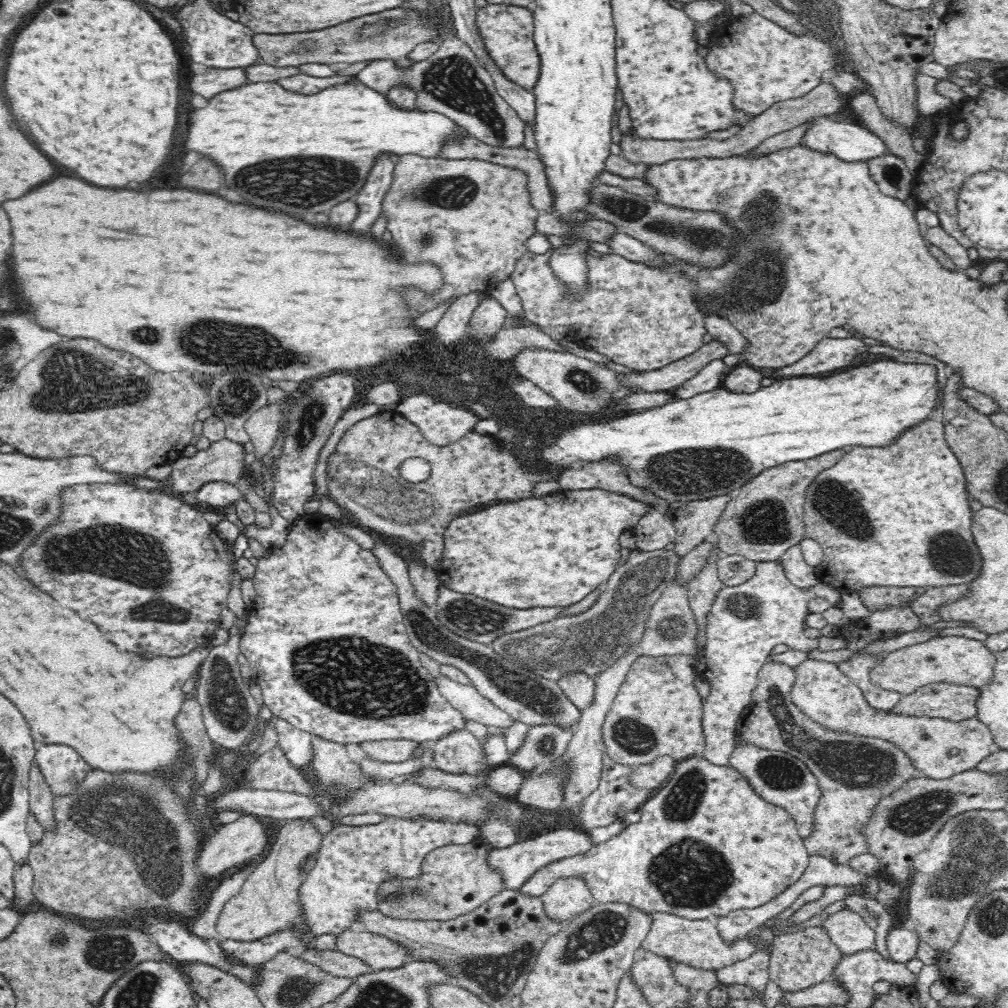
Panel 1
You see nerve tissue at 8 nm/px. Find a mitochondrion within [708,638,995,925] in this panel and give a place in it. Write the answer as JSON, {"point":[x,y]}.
{"point":[856,764]}

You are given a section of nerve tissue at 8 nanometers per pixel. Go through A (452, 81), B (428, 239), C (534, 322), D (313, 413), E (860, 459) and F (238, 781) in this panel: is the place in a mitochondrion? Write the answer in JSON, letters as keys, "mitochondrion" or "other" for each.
{"A":"mitochondrion","B":"mitochondrion","C":"other","D":"mitochondrion","E":"other","F":"other"}

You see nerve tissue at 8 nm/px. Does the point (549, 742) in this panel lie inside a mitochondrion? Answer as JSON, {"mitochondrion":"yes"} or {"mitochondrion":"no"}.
{"mitochondrion":"yes"}

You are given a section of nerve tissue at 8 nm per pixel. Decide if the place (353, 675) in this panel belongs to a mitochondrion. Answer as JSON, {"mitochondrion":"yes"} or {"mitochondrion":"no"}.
{"mitochondrion":"yes"}

